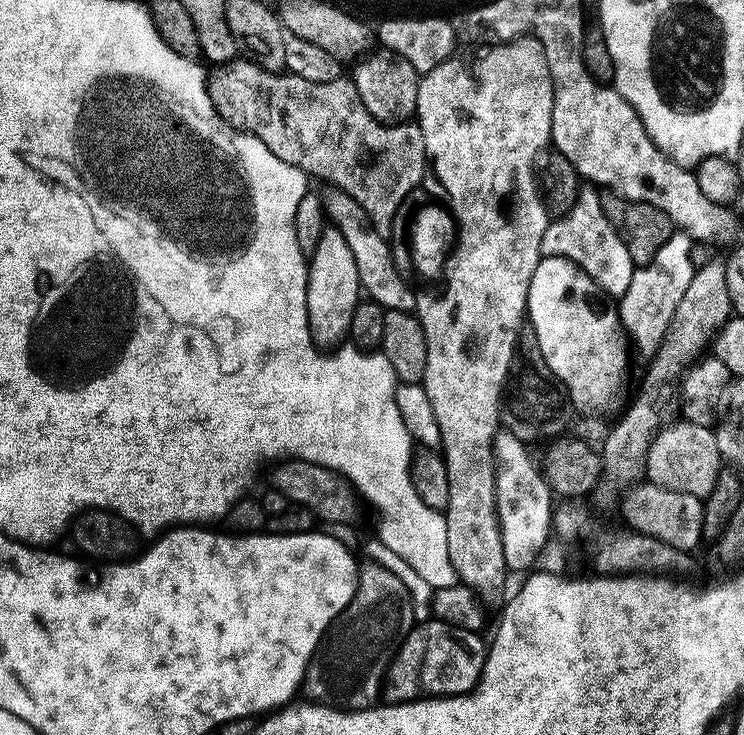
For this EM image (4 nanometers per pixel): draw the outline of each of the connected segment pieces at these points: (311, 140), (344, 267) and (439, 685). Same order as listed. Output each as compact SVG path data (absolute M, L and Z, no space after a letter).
M247 58L228 60L211 70L213 72L208 72L206 76L206 87L213 106L227 124L250 133L271 155L282 158L282 162L290 162L310 174L318 172L328 176L336 183L333 185L337 189L350 194L350 198L366 210L378 234L391 237L398 206L402 206L407 196L421 187L419 184L424 172L426 176L424 139L419 124L384 124L375 120L370 110L362 106L362 98L358 98L356 83L351 78L334 82L306 82L306 78L262 70Z
M325 227L318 246L310 254L308 264L306 310L313 344L324 350L339 345L343 341L340 339L348 336L350 318L354 318L354 310L361 300L362 289L358 266L354 266L354 254L350 254L350 246L346 246L346 238L342 238L337 228Z
M428 618L425 624L417 623L412 631L400 641L391 662L388 663L388 670L382 677L383 699L390 704L411 704L413 700L463 696L464 693L471 692L480 681L480 675L484 669L486 644L485 641L483 644L480 638L475 632L443 624L435 618Z

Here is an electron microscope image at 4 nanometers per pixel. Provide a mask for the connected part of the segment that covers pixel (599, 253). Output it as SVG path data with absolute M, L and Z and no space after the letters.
M592 186L584 187L588 188L581 187L575 193L567 212L549 223L542 234L540 255L565 256L567 260L574 261L578 267L586 270L586 274L590 274L590 278L596 280L597 285L607 292L609 297L621 298L630 286L634 265L623 238L602 210L600 192Z

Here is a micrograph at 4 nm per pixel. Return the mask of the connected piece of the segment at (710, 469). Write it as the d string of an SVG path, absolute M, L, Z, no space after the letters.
M679 422L661 427L651 446L648 447L646 476L662 488L672 488L691 496L707 497L714 490L716 480L722 471L722 457L719 452L716 433L711 427Z

